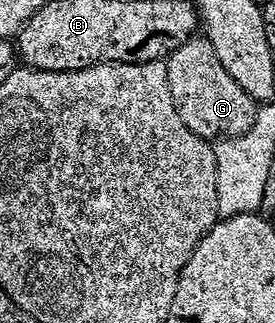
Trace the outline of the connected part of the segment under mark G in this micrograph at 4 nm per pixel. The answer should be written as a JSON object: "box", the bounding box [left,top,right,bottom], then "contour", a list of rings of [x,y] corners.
{"box":[168,35,258,141],"contour":[[[202,35],[193,36],[186,45],[182,45],[173,55],[168,56],[168,84],[178,117],[182,117],[184,127],[190,129],[200,139],[214,141],[244,135],[253,127],[258,110],[255,100],[226,72],[225,66],[218,60],[214,47]]]}

